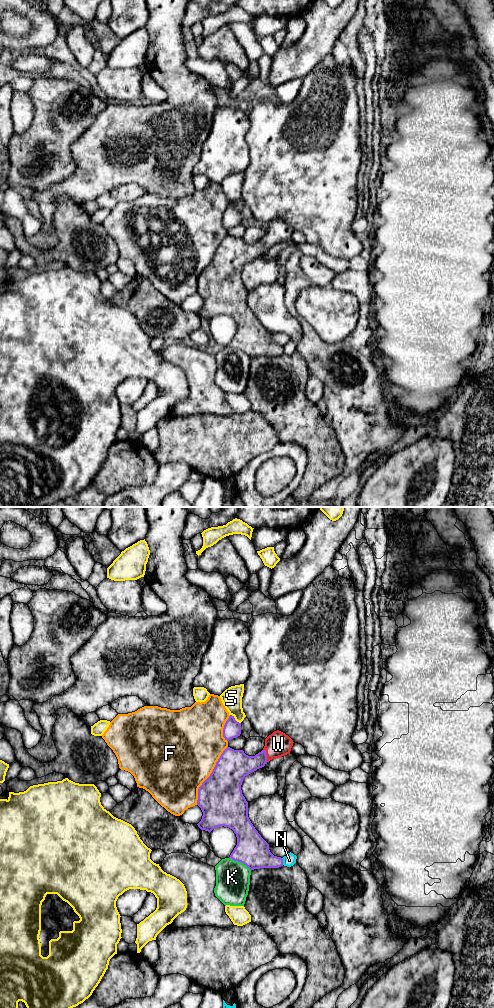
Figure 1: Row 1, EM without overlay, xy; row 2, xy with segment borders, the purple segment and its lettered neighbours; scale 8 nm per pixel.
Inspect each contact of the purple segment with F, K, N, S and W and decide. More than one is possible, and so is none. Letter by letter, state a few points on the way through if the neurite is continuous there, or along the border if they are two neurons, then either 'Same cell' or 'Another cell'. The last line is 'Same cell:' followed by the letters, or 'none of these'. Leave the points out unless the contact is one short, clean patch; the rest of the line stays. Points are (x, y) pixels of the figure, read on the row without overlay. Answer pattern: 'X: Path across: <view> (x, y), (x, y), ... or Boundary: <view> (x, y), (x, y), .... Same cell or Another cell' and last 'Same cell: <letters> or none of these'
F: Another cell
K: Another cell
N: Another cell
S: Another cell
W: Path across: xy (237, 253), (256, 250), (266, 243), (278, 232). Same cell
Same cell: W

